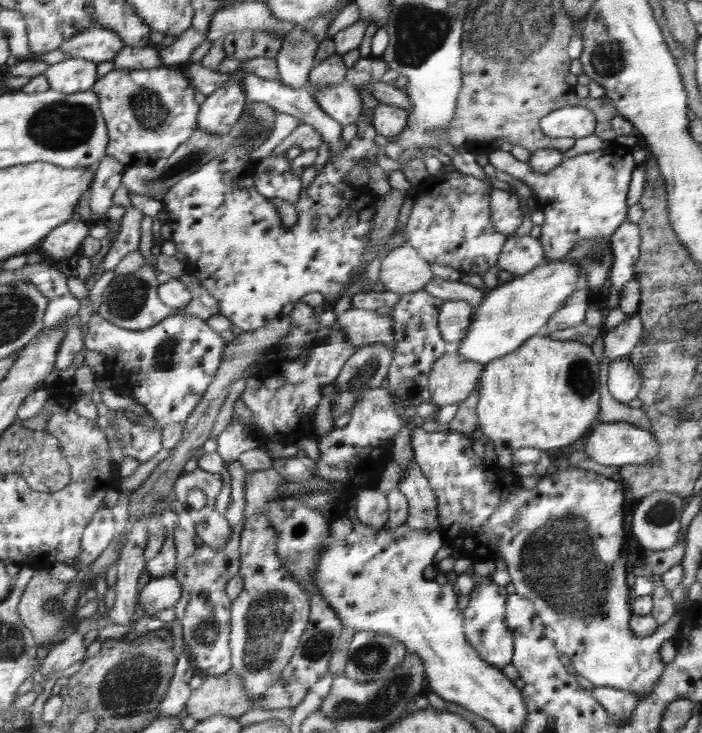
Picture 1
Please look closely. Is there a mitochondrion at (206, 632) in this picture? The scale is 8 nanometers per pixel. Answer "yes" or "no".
yes

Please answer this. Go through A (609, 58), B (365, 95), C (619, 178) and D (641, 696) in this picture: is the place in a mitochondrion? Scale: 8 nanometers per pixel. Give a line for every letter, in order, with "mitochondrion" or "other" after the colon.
A: mitochondrion
B: other
C: other
D: other

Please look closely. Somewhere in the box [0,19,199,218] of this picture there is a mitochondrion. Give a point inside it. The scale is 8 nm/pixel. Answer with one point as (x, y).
(56, 126)

